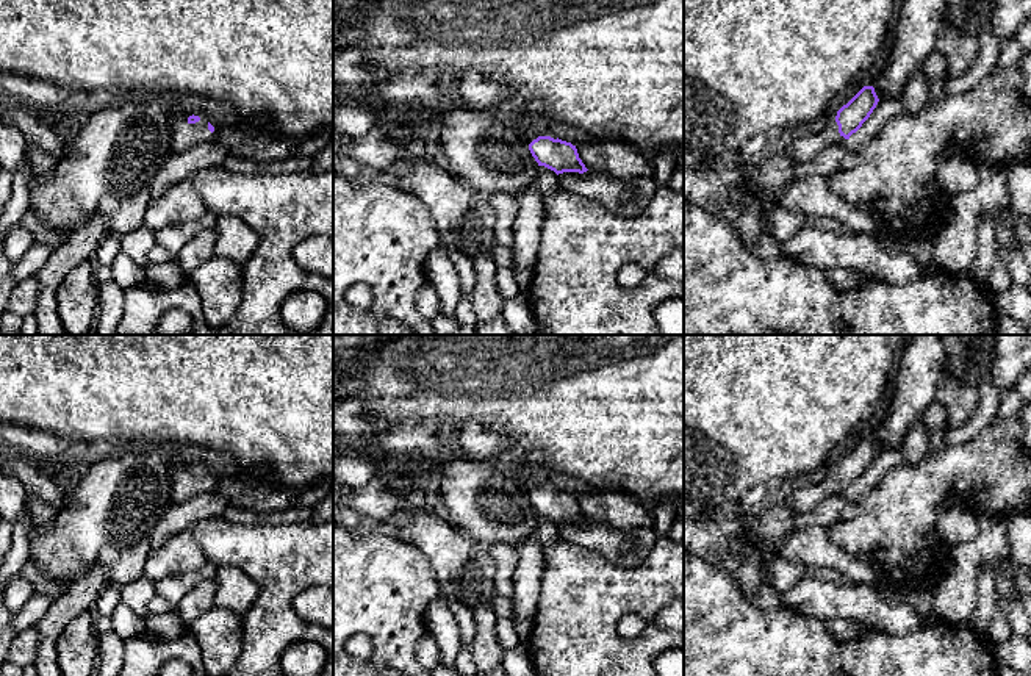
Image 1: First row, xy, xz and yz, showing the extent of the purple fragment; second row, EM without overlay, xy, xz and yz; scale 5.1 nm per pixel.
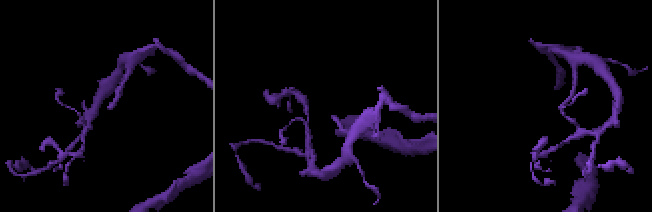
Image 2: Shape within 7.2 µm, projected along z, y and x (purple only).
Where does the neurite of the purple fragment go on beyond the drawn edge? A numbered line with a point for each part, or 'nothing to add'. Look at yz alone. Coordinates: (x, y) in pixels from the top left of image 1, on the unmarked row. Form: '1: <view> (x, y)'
1: yz (803, 499)

